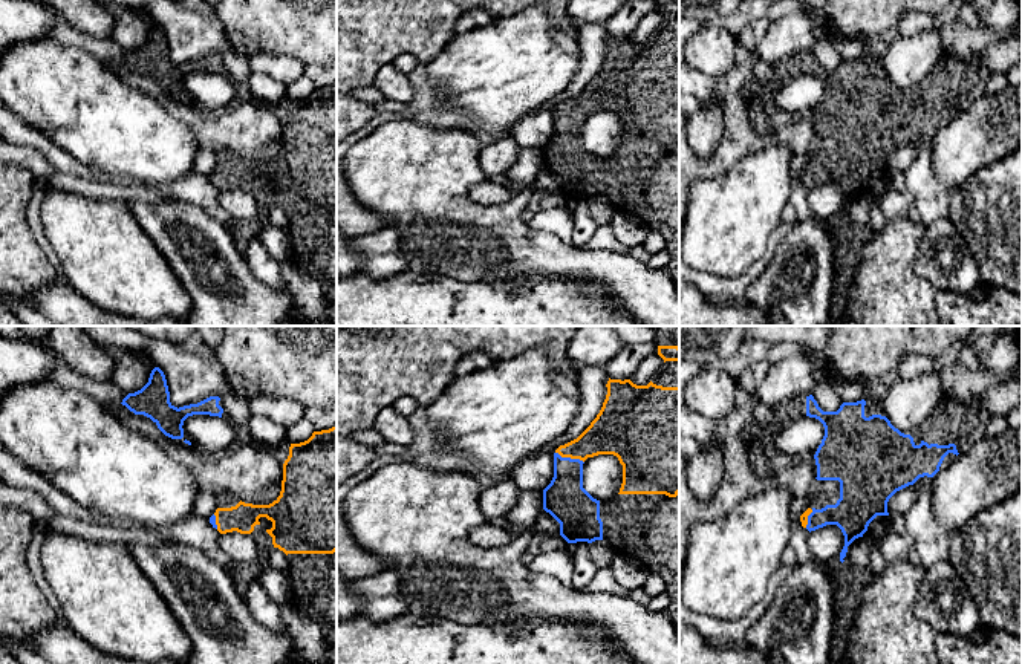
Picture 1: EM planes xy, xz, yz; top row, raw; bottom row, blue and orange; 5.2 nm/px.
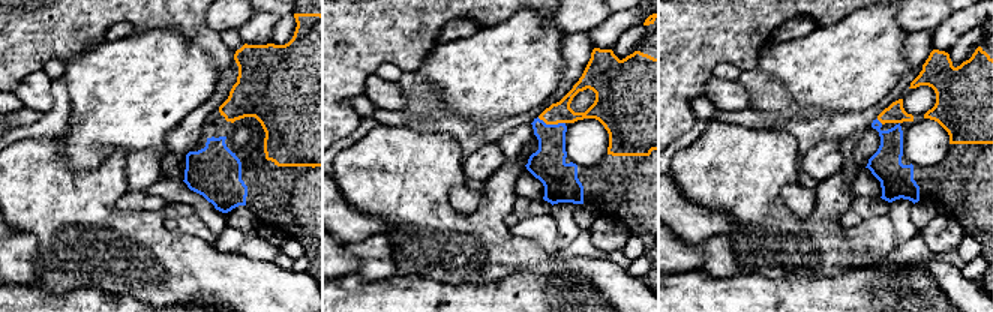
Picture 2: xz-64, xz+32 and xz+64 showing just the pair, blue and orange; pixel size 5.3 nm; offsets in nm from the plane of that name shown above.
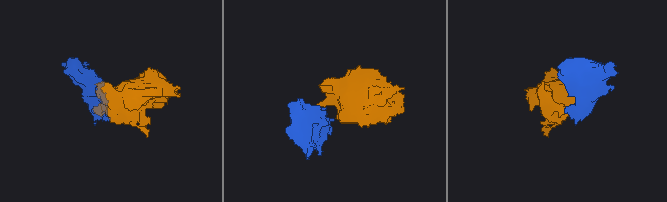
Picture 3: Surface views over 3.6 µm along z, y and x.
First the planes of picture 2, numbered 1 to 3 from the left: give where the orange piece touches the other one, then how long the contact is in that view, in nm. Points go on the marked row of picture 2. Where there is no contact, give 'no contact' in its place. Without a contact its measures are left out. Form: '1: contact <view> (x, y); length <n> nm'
1: no contact
2: contact xz+32 (551, 125); length 160 nm
3: contact xz+64 (878, 120); length 50 nm

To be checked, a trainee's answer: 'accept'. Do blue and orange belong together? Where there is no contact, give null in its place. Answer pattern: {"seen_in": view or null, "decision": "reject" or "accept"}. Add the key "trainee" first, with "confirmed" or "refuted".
{"trainee": "confirmed", "seen_in": "xz", "decision": "accept"}

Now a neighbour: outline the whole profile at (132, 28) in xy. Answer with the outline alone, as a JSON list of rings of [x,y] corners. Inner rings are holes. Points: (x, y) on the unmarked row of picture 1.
[[[124,9],[115,17],[110,40],[118,43],[125,52],[141,47],[150,35],[155,21],[147,12],[139,9]]]

